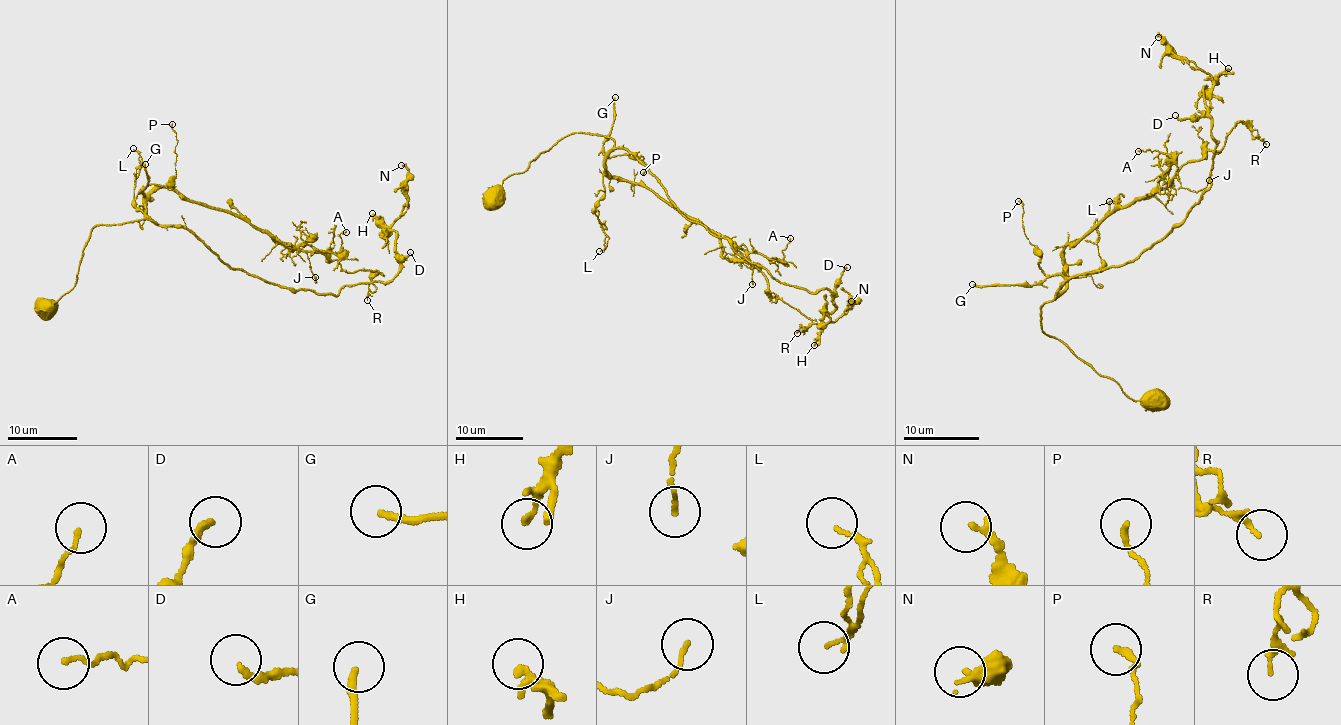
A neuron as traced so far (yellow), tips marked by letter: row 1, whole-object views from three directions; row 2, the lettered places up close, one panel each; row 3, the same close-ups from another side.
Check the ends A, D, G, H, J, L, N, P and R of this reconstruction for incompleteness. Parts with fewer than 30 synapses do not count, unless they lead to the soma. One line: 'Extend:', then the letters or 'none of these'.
Extend: none of these

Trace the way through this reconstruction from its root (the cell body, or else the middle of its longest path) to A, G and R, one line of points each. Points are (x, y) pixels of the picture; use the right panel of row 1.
A: (1149, 401), (1044, 334), (1039, 310), (1066, 289), (1067, 242), (1154, 188), (1170, 164), (1165, 154), (1138, 151)
G: (1149, 401), (1128, 396), (1059, 340), (1044, 334), (1041, 305), (1066, 289), (1060, 274), (1032, 285), (972, 284)
R: (1149, 401), (1044, 334), (1041, 305), (1066, 289), (1063, 249), (1221, 148), (1238, 121), (1266, 144)

